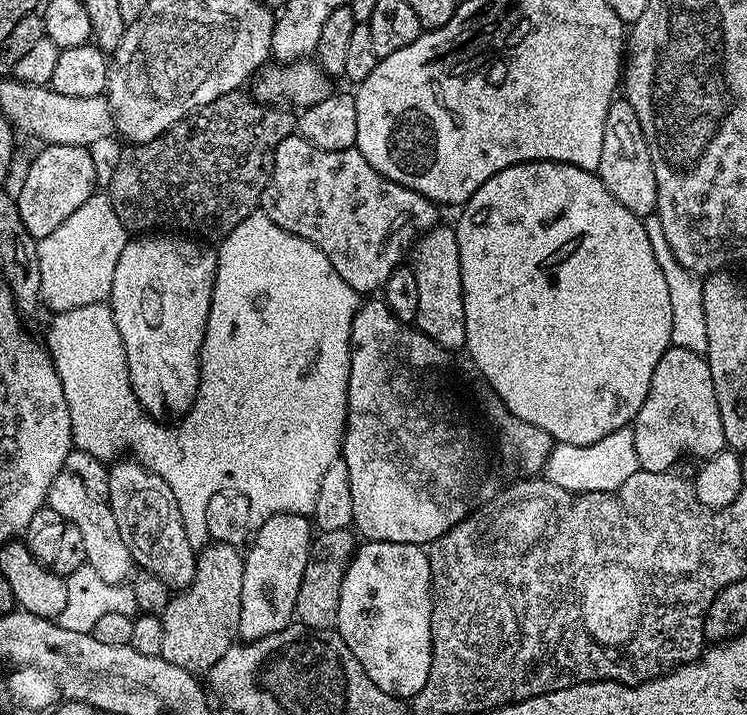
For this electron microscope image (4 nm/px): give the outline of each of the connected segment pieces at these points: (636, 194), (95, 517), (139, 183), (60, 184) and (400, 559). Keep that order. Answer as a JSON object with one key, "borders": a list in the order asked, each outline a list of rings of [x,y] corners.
{"borders":[[[[627,98],[613,99],[610,110],[606,114],[606,130],[602,134],[602,162],[598,173],[601,182],[630,210],[630,214],[638,217],[653,215],[658,202],[658,190],[654,178],[654,166],[650,162],[650,150],[646,138],[642,134],[642,122],[638,122],[638,114],[634,114],[634,106],[630,106]]],[[[67,470],[60,472],[54,478],[54,482],[48,491],[46,506],[50,510],[58,510],[66,522],[78,526],[82,533],[82,539],[86,542],[86,558],[88,565],[94,568],[95,573],[109,586],[120,584],[133,575],[134,565],[132,555],[122,542],[122,533],[118,530],[118,522],[114,522],[114,510],[110,510],[107,499],[90,494],[86,486],[82,486],[82,478],[78,478]]],[[[237,90],[230,94],[222,94],[222,98],[214,98],[214,102],[202,106],[185,120],[179,120],[175,126],[167,128],[158,138],[154,138],[145,144],[133,144],[125,147],[125,152],[117,158],[116,165],[112,168],[112,177],[108,180],[106,193],[109,199],[112,200],[115,214],[121,219],[122,226],[127,228],[129,233],[144,234],[149,230],[175,230],[177,233],[191,234],[196,238],[208,238],[204,236],[223,238],[230,234],[230,230],[234,230],[234,226],[238,226],[238,222],[242,222],[251,212],[260,208],[260,199],[272,177],[274,154],[278,150],[280,143],[287,136],[293,135],[296,127],[296,116],[293,113],[288,113],[287,110],[289,111],[289,109],[287,107],[269,106],[267,103],[253,98],[249,93],[248,97],[246,93],[247,91]]],[[[45,144],[41,152],[32,160],[24,181],[20,184],[20,192],[15,193],[18,214],[22,218],[22,226],[30,230],[36,241],[46,238],[65,222],[93,193],[96,186],[96,160],[91,151],[82,146],[62,146],[61,144]]],[[[377,540],[361,543],[353,552],[342,578],[335,631],[340,633],[346,646],[350,646],[350,654],[362,662],[362,670],[366,670],[370,682],[374,682],[378,690],[386,690],[391,696],[411,698],[426,686],[432,661],[431,617],[432,571],[427,551],[419,544]]]]}

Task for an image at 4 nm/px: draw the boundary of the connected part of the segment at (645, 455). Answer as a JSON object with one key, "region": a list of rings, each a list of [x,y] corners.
{"region":[[[675,346],[668,347],[662,358],[658,358],[658,366],[654,366],[654,378],[650,378],[646,402],[642,402],[631,429],[634,434],[634,450],[638,450],[638,462],[641,469],[646,472],[666,472],[675,469],[675,464],[683,456],[707,458],[725,451],[722,418],[718,414],[718,398],[714,394],[714,378],[710,378],[707,359],[699,352],[682,350]]]}

